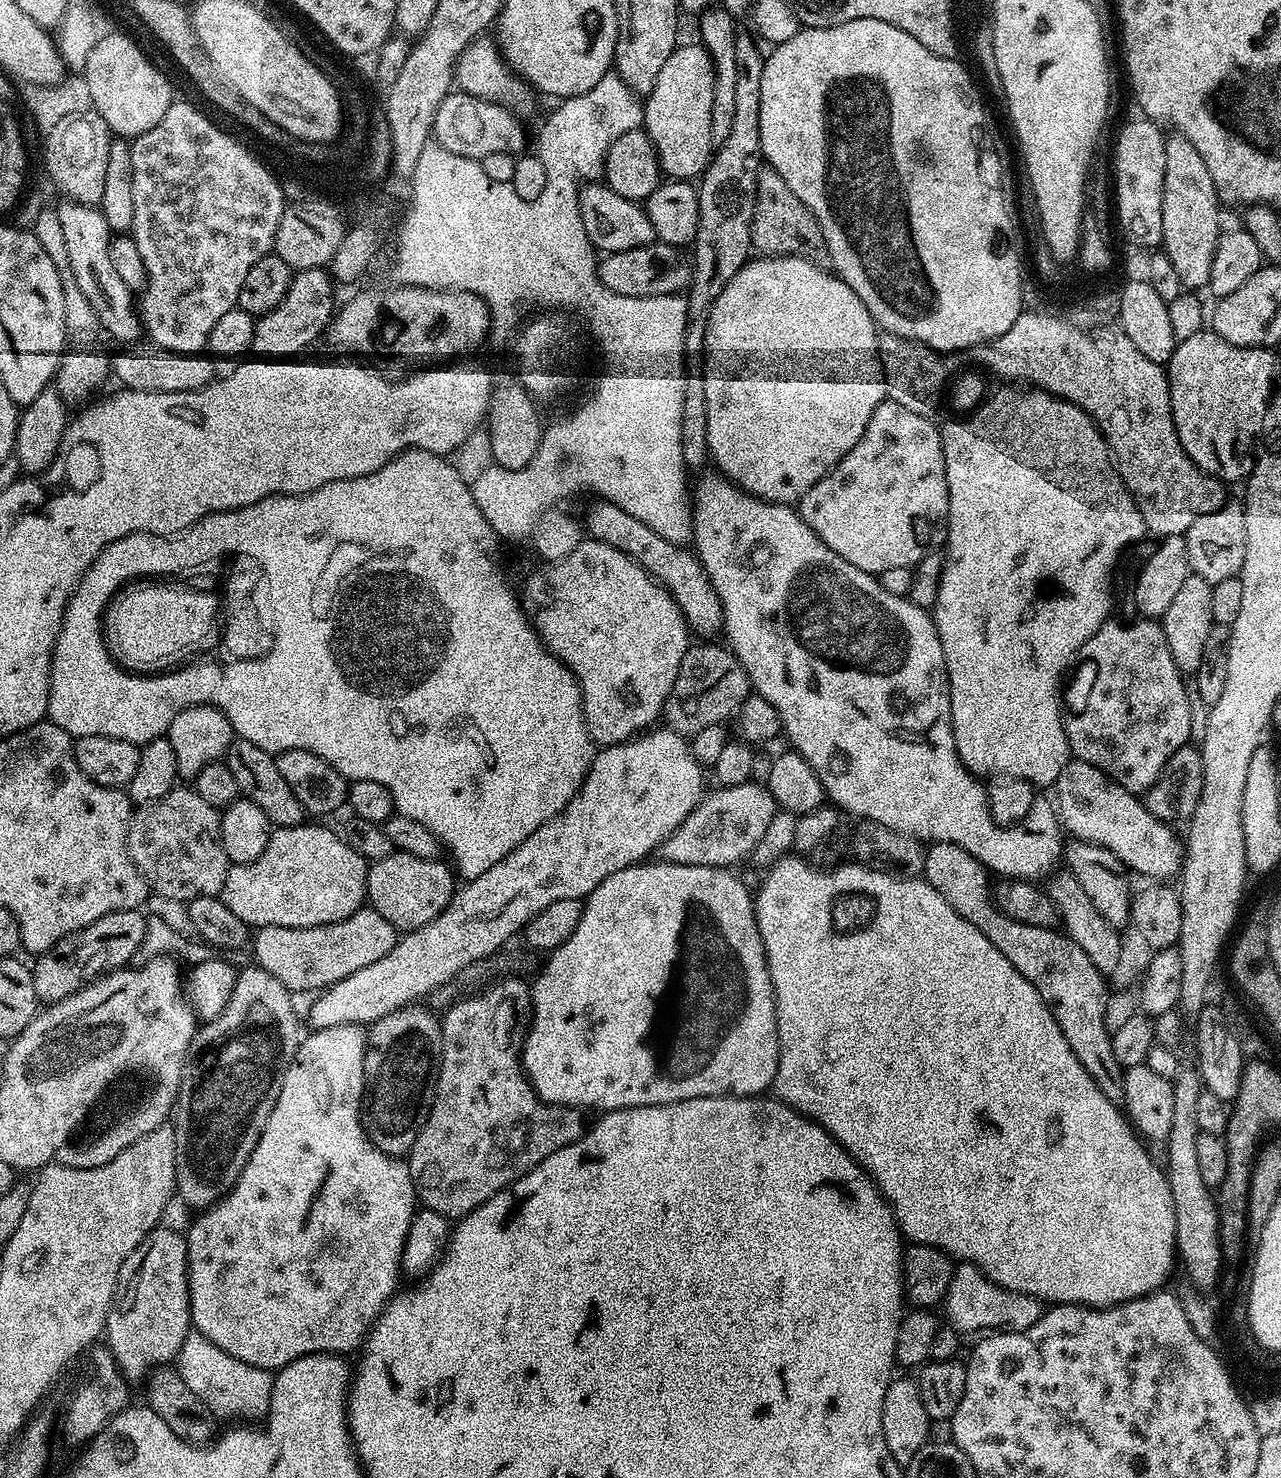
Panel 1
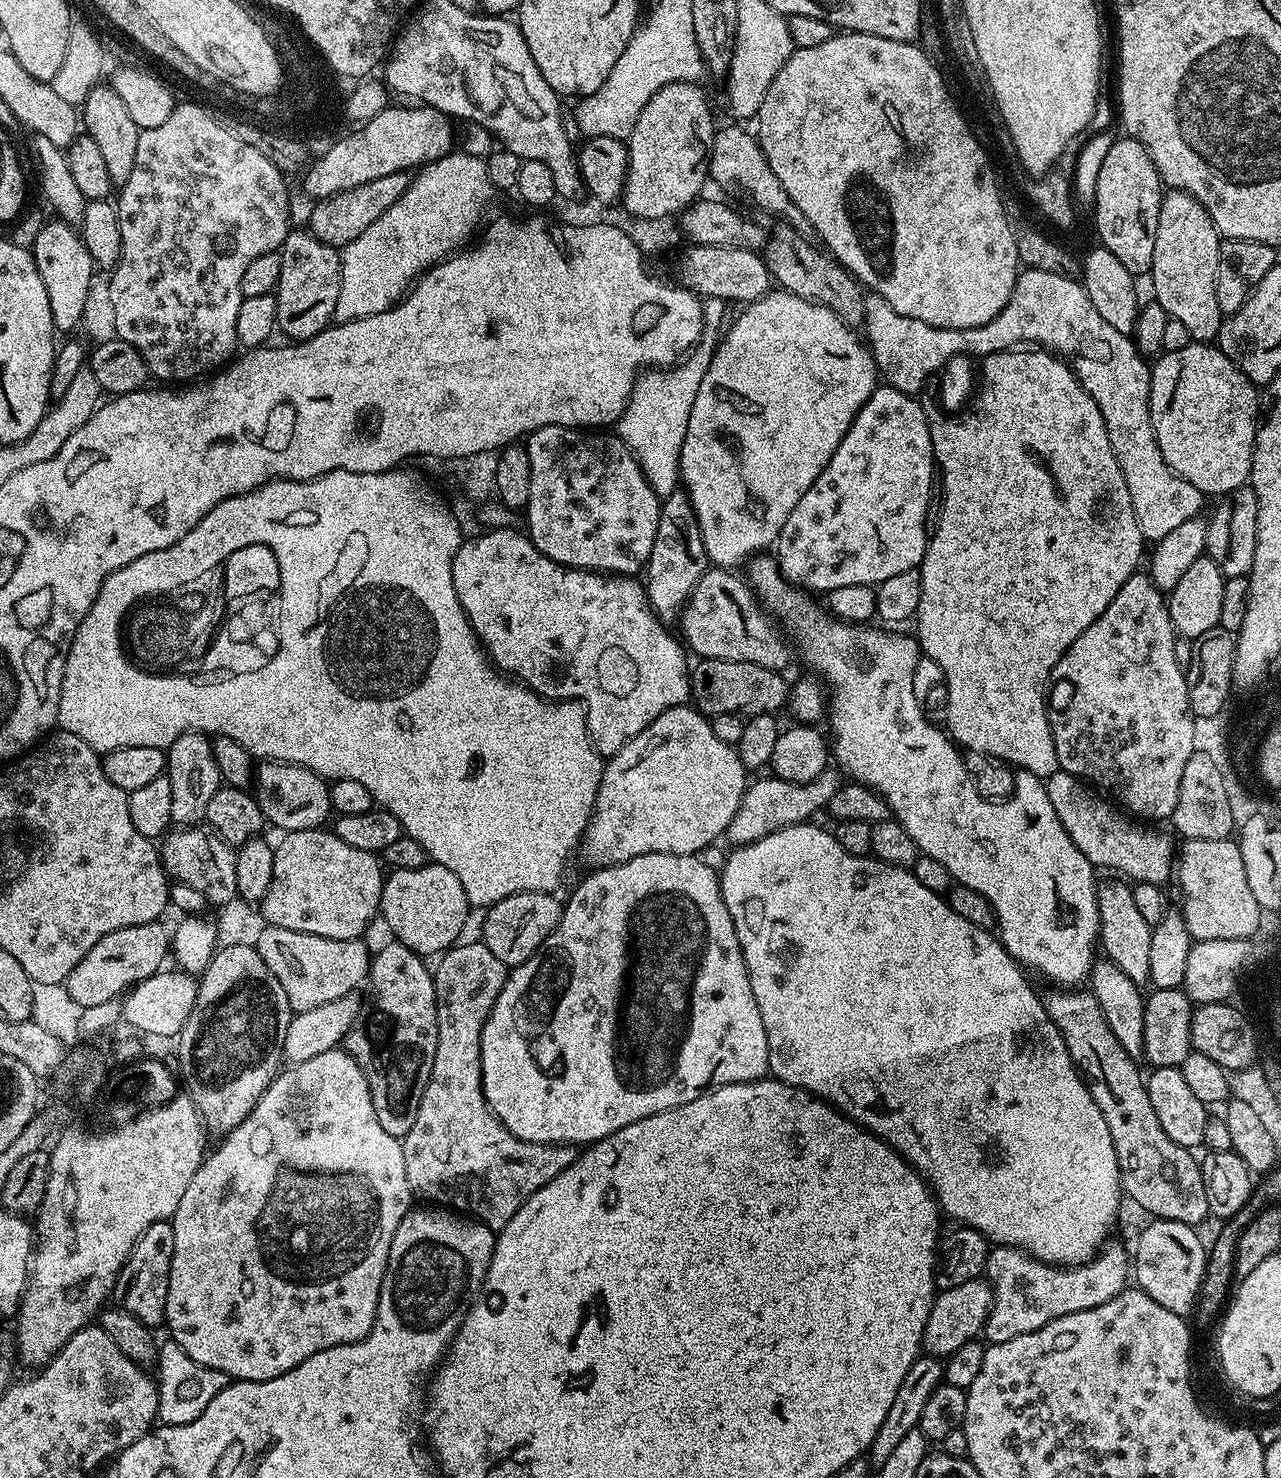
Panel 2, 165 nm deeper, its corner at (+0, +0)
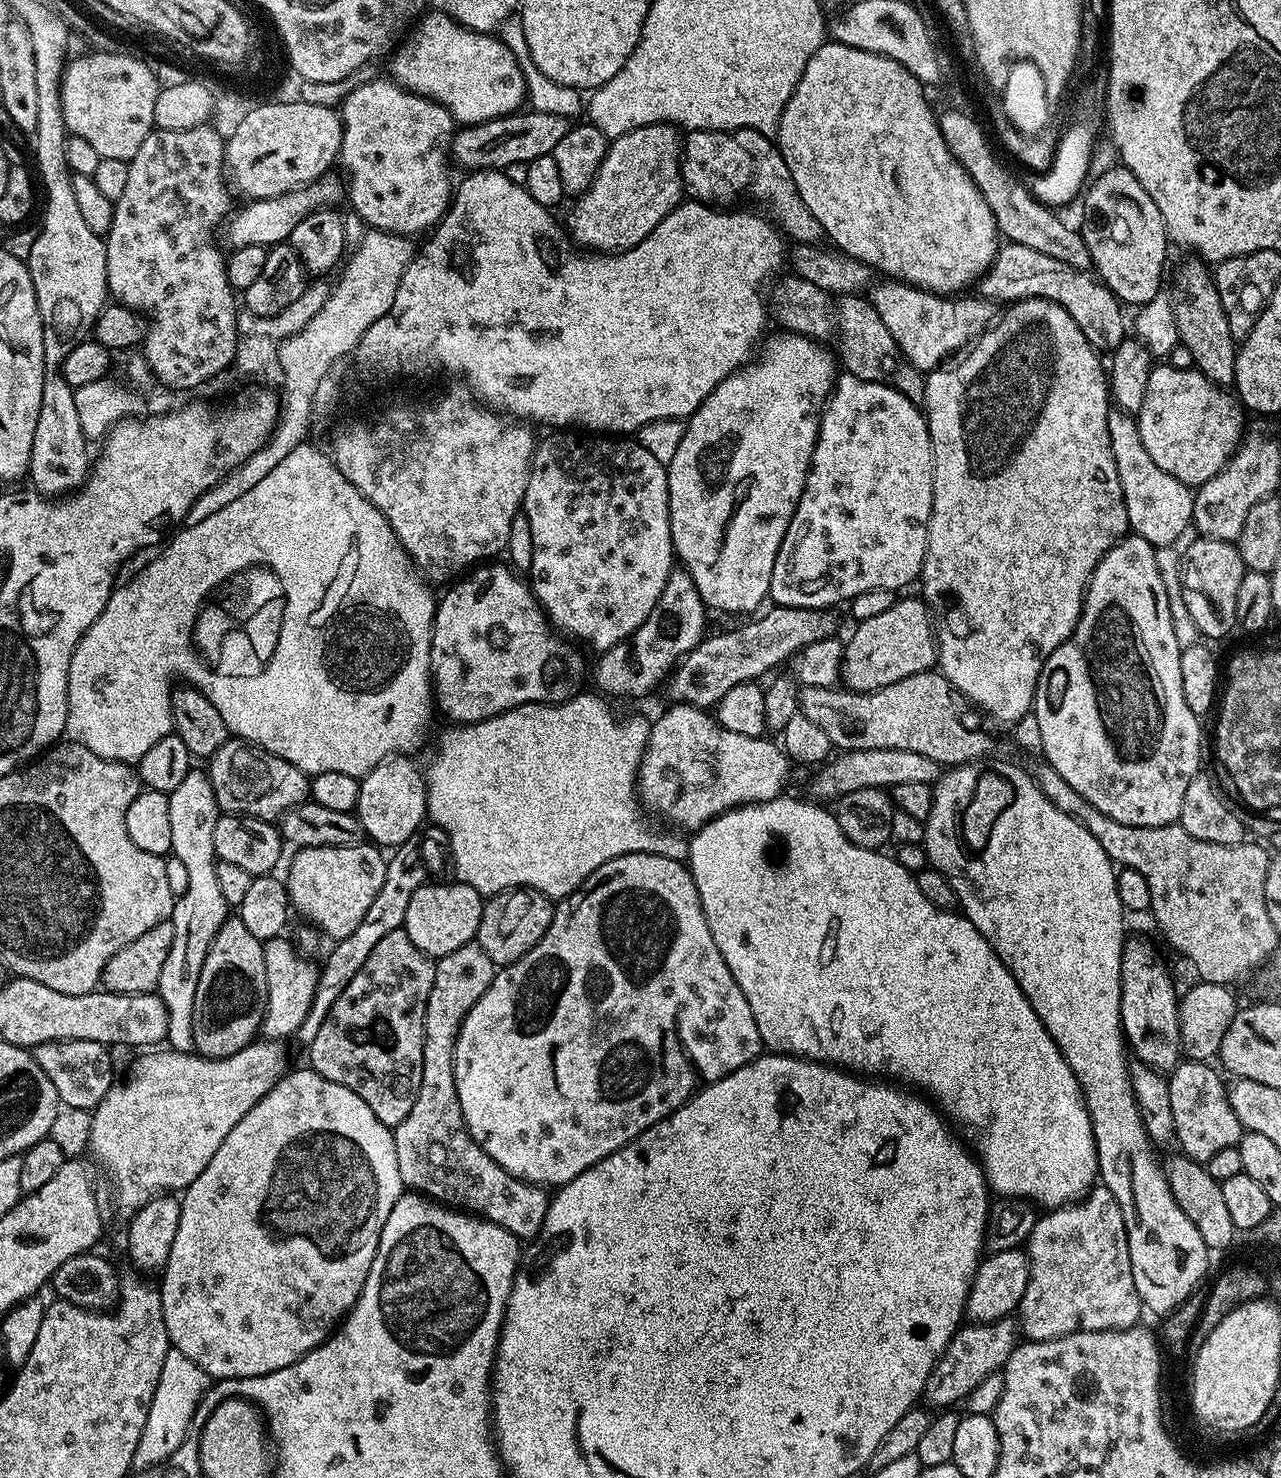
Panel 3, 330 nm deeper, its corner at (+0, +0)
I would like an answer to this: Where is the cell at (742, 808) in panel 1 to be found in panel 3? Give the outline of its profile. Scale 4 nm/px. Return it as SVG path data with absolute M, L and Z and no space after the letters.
M891 748L890 750L844 752L837 755L835 760L836 764L829 763L827 767L820 770L825 770L825 772L818 773L816 781L812 784L813 794L811 793L811 795L824 802L828 802L831 796L832 800L863 788L891 790L898 786L906 786L907 783L926 782L932 784L942 774L941 765L934 762L933 759L923 757L922 754L911 753L910 750L894 750Z

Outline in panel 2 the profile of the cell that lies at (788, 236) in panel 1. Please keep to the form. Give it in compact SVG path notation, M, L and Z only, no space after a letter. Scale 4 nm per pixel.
M787 222L777 224L780 225L777 226L776 232L774 228L774 231L769 235L768 244L762 253L765 262L768 263L768 272L771 273L773 281L783 291L792 292L803 300L811 300L814 304L821 304L830 310L834 310L834 314L838 314L838 318L842 318L842 322L846 325L863 325L864 297L866 292L860 281L849 274L823 247L817 246L815 243L812 245L806 237L800 236L804 234L793 228L791 224Z

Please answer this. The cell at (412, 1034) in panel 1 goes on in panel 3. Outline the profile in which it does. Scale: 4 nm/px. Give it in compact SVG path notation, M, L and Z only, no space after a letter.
M403 928L394 930L394 934L386 934L386 938L370 950L366 966L362 966L362 970L350 978L350 986L338 994L338 1002L334 1002L332 1012L326 1014L326 1022L322 1022L314 1042L306 1048L307 1063L312 1071L322 1074L322 1078L330 1078L330 1082L338 1082L338 1086L354 1090L354 1094L374 1110L374 1118L393 1130L403 1122L406 1114L410 1114L410 1110L414 1110L422 1086L424 1011L434 986L435 973L433 957L418 950Z

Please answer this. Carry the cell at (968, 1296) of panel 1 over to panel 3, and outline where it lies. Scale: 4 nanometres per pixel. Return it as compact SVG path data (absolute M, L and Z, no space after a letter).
M1103 1186L1093 1187L1092 1191L1081 1201L1065 1204L1063 1208L1045 1211L1036 1221L1034 1230L1028 1239L1026 1251L1030 1262L1030 1282L1026 1282L1026 1294L1022 1294L1022 1302L1018 1309L1018 1324L1023 1335L1025 1332L1025 1337L1028 1340L1053 1340L1059 1336L1074 1334L1075 1332L1101 1332L1111 1328L1134 1328L1141 1323L1142 1305L1138 1290L1134 1286L1134 1270L1130 1266L1130 1246L1128 1245L1122 1206L1118 1206L1114 1194L1110 1194L1108 1188Z

